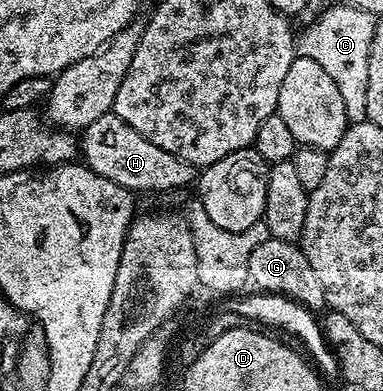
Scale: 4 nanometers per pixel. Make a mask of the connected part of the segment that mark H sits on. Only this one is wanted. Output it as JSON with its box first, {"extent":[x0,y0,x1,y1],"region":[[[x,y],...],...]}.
{"extent":[78,113,197,194],"region":[[[117,113],[102,115],[102,119],[94,119],[90,127],[82,130],[78,141],[78,149],[82,154],[83,164],[93,169],[102,179],[110,179],[110,183],[118,183],[118,187],[126,187],[133,194],[168,193],[171,189],[184,189],[197,180],[197,166],[162,151],[162,147],[154,147],[150,139],[142,139],[130,123],[118,116]]]}

